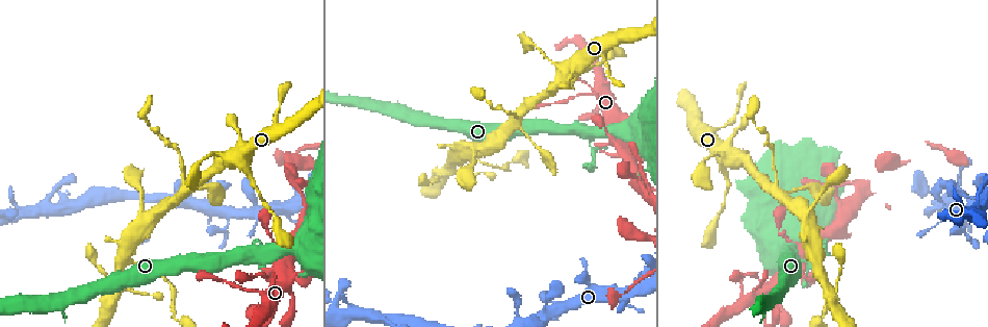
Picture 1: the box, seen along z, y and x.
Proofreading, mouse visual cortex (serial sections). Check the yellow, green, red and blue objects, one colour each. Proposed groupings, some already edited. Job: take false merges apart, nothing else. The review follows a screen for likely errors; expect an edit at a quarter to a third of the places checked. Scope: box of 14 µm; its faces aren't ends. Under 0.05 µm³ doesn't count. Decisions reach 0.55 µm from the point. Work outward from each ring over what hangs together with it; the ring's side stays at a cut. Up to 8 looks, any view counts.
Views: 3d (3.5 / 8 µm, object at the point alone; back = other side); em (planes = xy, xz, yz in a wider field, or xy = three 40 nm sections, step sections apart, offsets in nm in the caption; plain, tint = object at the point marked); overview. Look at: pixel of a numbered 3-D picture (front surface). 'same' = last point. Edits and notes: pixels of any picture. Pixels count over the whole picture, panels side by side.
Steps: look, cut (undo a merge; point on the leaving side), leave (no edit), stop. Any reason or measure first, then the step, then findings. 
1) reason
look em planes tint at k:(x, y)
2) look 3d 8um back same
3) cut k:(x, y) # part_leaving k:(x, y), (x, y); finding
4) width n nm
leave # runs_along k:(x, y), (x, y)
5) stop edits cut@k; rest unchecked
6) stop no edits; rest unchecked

a narrow waist
look 3d 3.5um at 1:(591, 136)

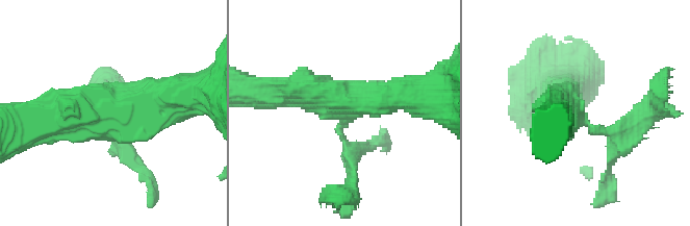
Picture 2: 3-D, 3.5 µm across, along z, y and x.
arms 3; arm_widths 150, 500, 500 nm
look em xy step 5 plain at 2:(345, 112)

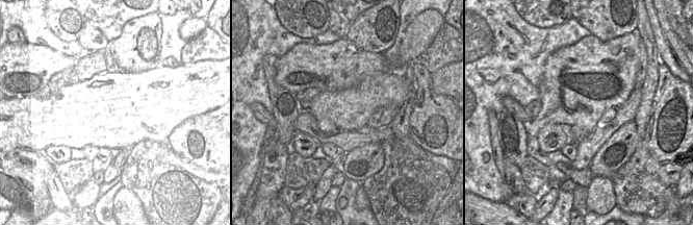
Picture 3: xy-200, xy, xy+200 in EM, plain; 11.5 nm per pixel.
where the object lies
look em xy step 5 tint same

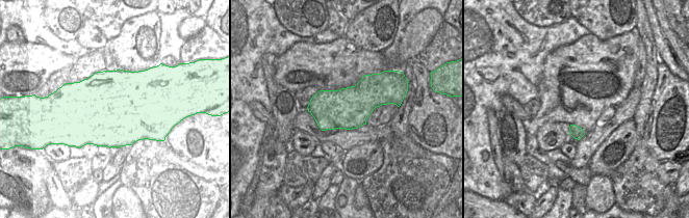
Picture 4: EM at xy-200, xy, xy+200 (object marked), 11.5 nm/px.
cut 2:(122, 156) # part_leaving 2:(592, 127), (632, 124), (659, 76); a second cell is stuck on

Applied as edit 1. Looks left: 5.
thin neck
look 3d 3.5um at 1:(606, 63)

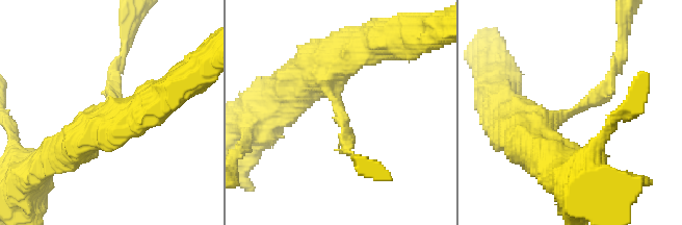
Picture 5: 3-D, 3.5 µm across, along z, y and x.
now the EM
look em planes plain at 5:(577, 112)

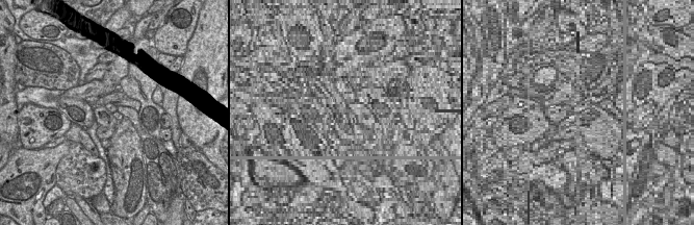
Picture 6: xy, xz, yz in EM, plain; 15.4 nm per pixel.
look em planes tint same

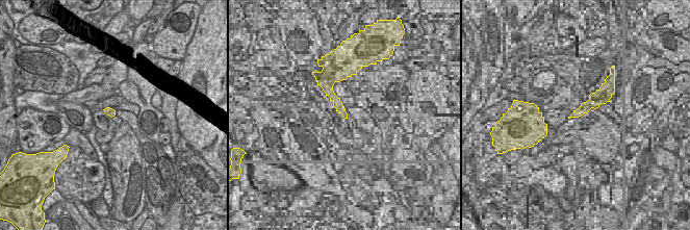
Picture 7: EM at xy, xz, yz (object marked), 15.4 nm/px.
arm_widths 150, 500 nm
leave # runs_along 5:(533, 146), (542, 127), (598, 98), (619, 59); one cell here

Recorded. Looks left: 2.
three arms meet
look 3d 3.5um at 1:(127, 257)

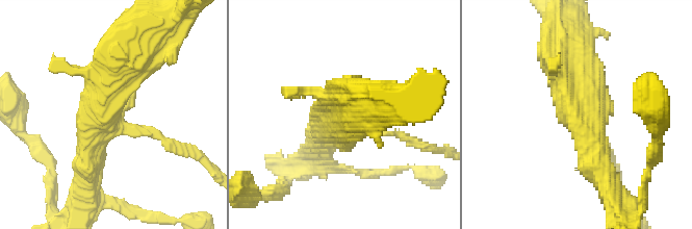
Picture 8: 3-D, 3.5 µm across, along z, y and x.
arms 3; arm_widths 100, 400, 600 nm
look em xy step 3 tint at 8:(589, 120)

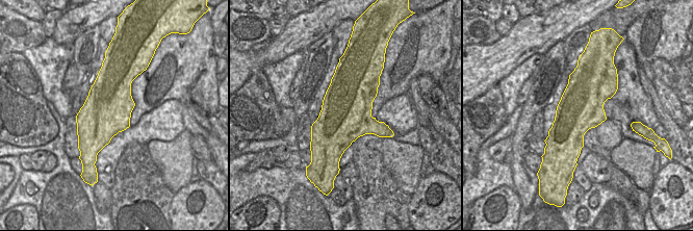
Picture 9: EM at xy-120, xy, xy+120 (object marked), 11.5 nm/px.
width 600 nm
leave # runs_along 8:(125, 61), (87, 176); one cell here

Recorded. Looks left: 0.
stop edits cut@2; rest unchecked

